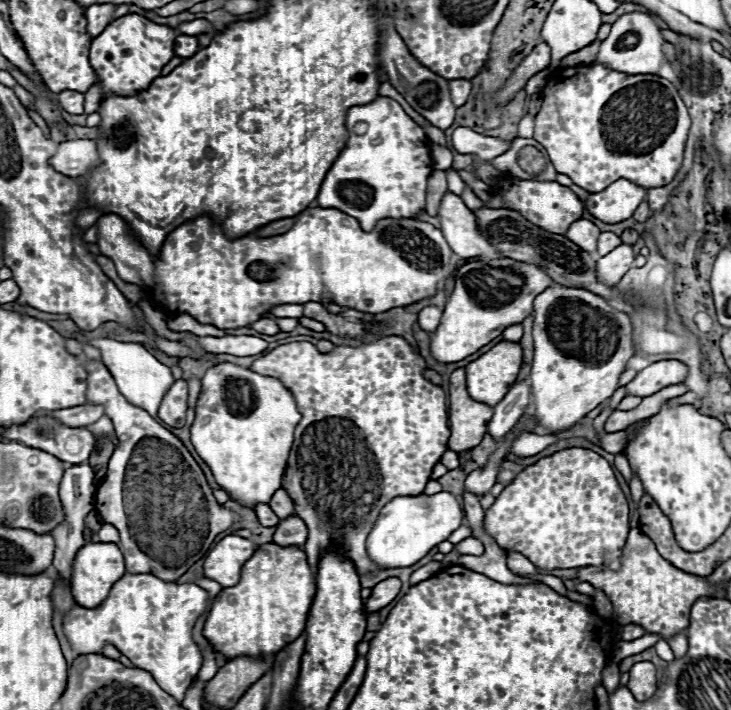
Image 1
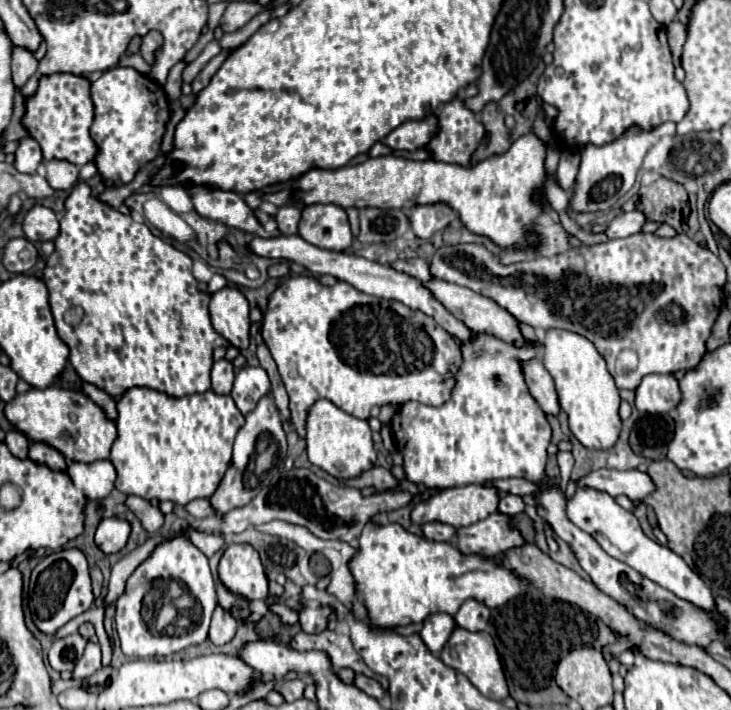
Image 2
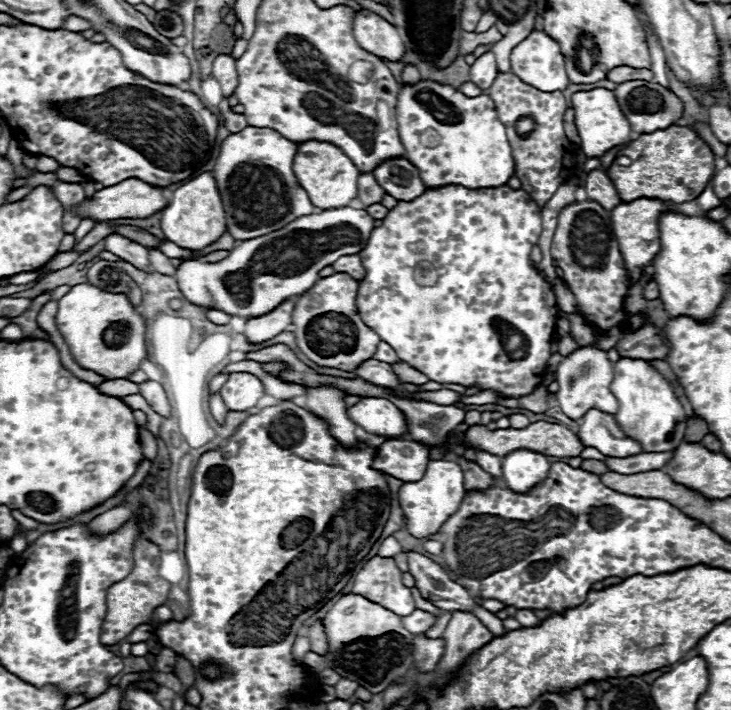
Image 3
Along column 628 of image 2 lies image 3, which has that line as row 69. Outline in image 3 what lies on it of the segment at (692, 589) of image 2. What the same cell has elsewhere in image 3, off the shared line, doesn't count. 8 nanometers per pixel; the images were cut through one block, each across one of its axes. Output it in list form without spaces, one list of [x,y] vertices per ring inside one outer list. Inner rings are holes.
[[[534,30],[526,40],[522,40],[512,50],[510,62],[512,72],[538,90],[562,92],[570,84],[560,44],[544,30]]]

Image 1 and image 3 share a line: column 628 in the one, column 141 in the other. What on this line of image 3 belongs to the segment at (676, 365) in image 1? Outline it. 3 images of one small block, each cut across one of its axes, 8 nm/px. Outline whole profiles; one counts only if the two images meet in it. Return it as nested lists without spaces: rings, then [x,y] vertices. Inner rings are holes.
[[[146,380],[146,382],[138,384],[138,390],[146,398],[146,402],[152,406],[154,412],[158,412],[160,416],[170,416],[170,404],[168,404],[162,384],[158,384],[154,380]]]

